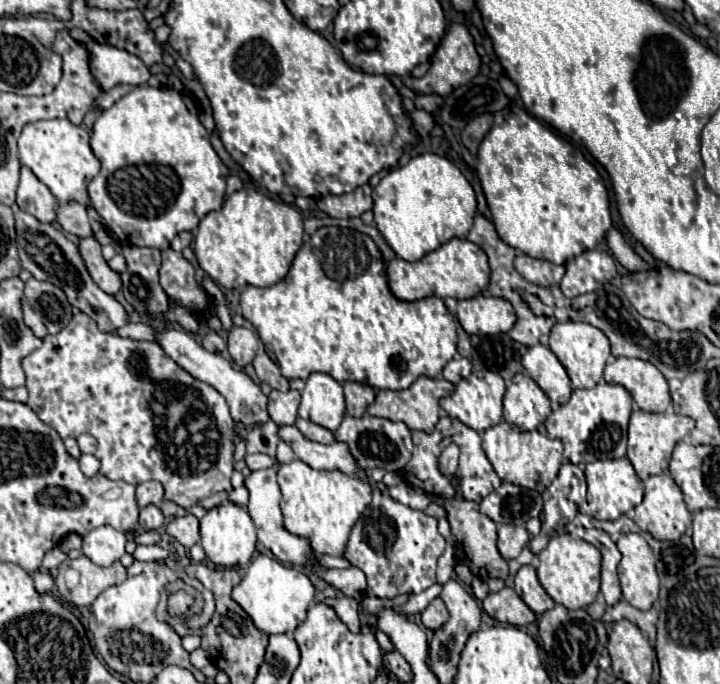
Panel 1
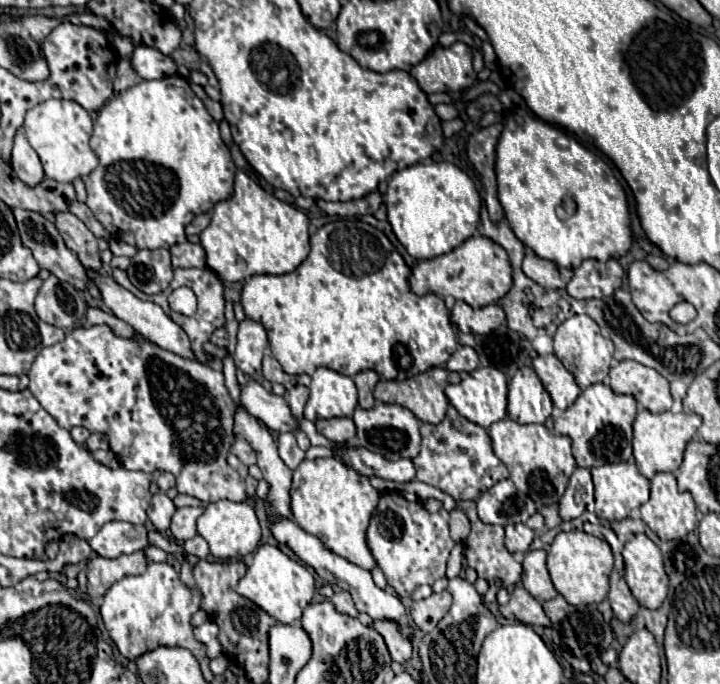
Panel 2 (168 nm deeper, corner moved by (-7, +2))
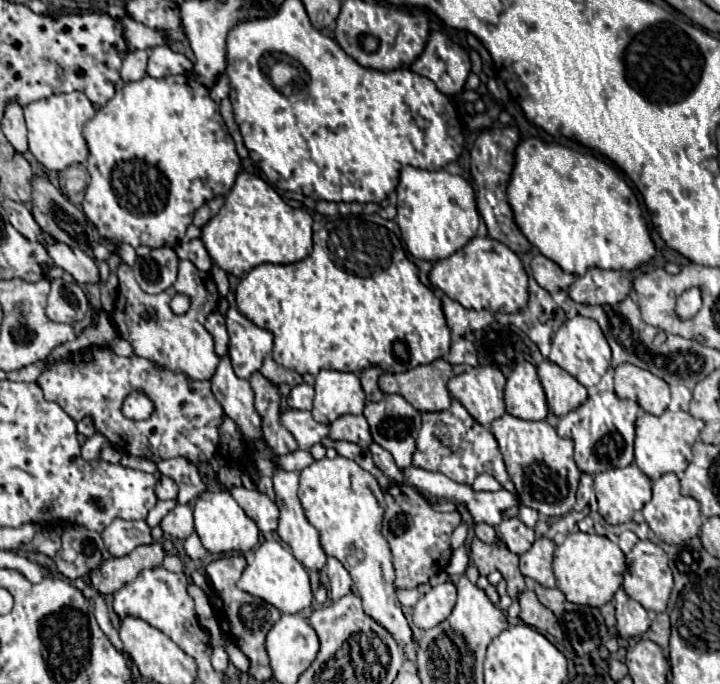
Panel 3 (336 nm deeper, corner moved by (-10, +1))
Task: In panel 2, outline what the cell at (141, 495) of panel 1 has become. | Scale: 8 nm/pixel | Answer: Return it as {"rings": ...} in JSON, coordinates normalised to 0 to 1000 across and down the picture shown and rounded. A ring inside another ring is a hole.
{"rings":[[[215,689],[210,697],[213,697],[213,706],[215,706],[226,721],[243,709],[243,697],[240,697],[238,692],[232,692],[232,689]]]}

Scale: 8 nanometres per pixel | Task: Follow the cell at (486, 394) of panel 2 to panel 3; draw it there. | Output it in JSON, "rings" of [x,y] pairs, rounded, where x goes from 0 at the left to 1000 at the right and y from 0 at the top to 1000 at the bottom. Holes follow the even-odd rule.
{"rings":[[[661,535],[650,544],[628,550],[622,570],[658,608],[658,614],[678,626],[683,614],[694,611],[703,602],[700,561],[703,553],[692,538]]]}

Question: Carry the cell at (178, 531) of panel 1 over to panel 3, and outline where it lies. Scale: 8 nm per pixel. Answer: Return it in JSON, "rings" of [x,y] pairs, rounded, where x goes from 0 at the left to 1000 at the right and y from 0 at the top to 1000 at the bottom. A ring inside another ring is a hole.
{"rings":[[[244,740],[242,746],[236,746],[225,760],[222,760],[222,772],[225,778],[239,787],[261,787],[269,778],[269,760],[267,760],[267,743],[264,740]]]}

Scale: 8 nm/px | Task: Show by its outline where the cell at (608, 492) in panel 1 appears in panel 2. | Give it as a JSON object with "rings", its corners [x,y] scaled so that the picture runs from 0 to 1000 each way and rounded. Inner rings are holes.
{"rings":[[[879,671],[824,683],[821,694],[826,706],[826,750],[835,759],[843,759],[843,762],[868,759],[876,750],[876,744],[890,741],[901,730],[901,700],[888,692]]]}

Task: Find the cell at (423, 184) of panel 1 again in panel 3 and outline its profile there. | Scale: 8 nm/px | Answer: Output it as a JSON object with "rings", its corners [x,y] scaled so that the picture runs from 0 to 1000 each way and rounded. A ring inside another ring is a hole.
{"rings":[[[564,243],[556,251],[556,269],[550,275],[550,325],[567,368],[583,380],[614,380],[639,365],[664,339],[667,313],[661,307],[656,272],[633,254],[619,249],[597,251],[575,243]]]}

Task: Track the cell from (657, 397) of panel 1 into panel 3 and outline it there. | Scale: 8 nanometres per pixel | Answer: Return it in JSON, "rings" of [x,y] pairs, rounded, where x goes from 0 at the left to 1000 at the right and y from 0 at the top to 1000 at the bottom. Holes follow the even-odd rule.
{"rings":[[[864,532],[853,544],[853,570],[858,582],[872,582],[868,570],[883,570],[883,588],[892,599],[917,608],[931,591],[928,561],[900,541]]]}

